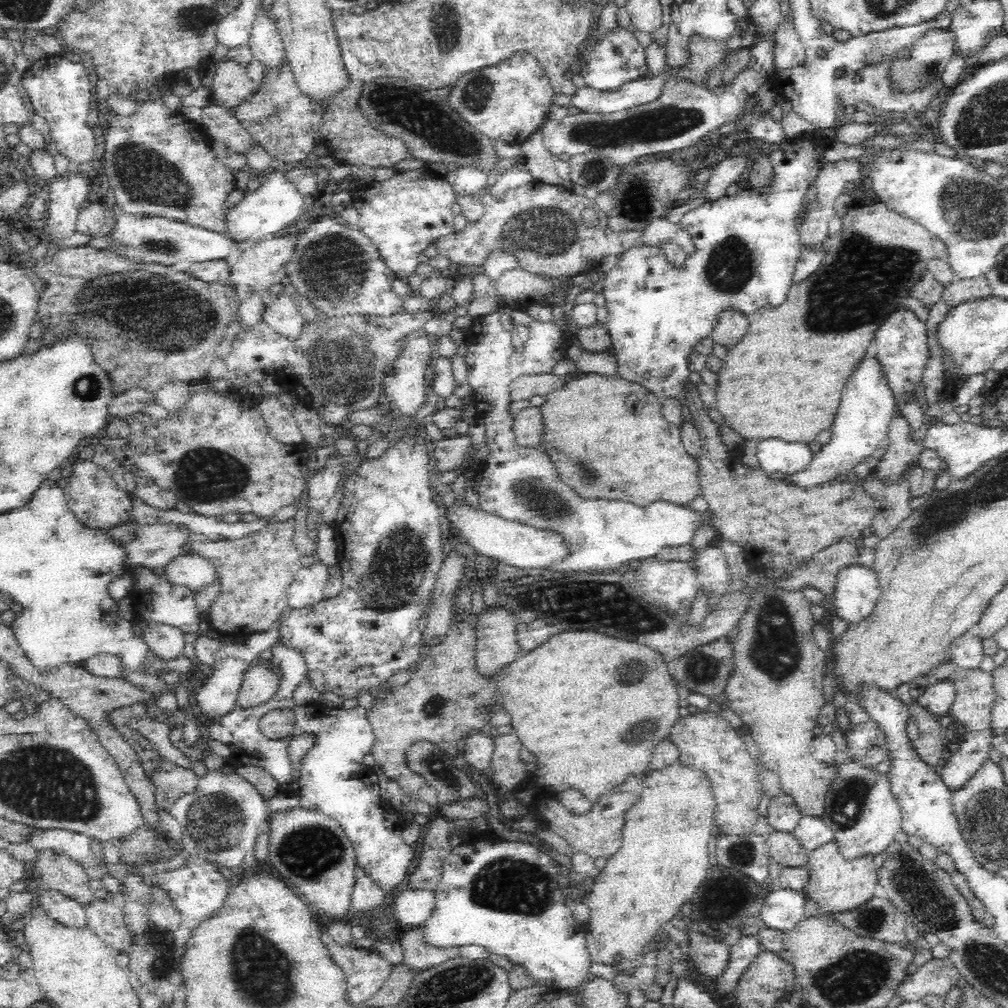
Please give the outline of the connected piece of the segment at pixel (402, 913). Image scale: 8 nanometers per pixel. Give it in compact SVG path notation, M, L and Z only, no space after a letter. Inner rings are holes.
M402 887L392 902L395 923L400 927L415 927L429 917L435 903L432 891Z

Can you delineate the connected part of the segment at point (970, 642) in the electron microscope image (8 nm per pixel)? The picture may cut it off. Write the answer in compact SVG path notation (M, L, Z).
M974 631L961 635L952 642L947 660L956 668L965 670L979 669L985 653L982 641L976 637Z

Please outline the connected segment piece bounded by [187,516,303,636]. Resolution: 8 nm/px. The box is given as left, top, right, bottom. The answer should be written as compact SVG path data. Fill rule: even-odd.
M292 516L286 517L284 522L268 523L258 533L252 533L244 538L223 539L212 542L208 535L190 530L187 534L187 543L192 546L192 552L210 559L218 579L222 581L222 594L218 596L216 602L210 610L210 624L214 631L220 633L242 634L262 634L280 624L281 615L289 606L288 585L294 580L296 573L302 568L302 555L294 546L294 519Z

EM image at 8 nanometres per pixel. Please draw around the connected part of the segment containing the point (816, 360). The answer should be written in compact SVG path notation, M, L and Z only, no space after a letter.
M882 203L871 206L853 206L850 210L846 210L846 213L841 216L841 228L834 236L829 237L825 243L828 245L828 252L824 254L820 268L804 282L793 284L782 304L752 313L749 316L748 330L735 345L727 349L725 357L721 360L722 366L717 372L718 384L716 384L715 394L713 395L713 406L720 412L722 420L745 440L762 441L767 438L780 438L786 442L808 443L814 440L823 430L830 430L840 404L840 398L842 398L840 392L844 390L846 378L850 376L856 362L864 356L868 348L873 346L873 338L881 322L893 308L901 305L903 298L911 292L912 285L918 282L922 272L927 270L927 262L930 259L949 258L946 241L936 236L936 233L932 233L912 217L908 217L902 212L888 210L888 207Z

